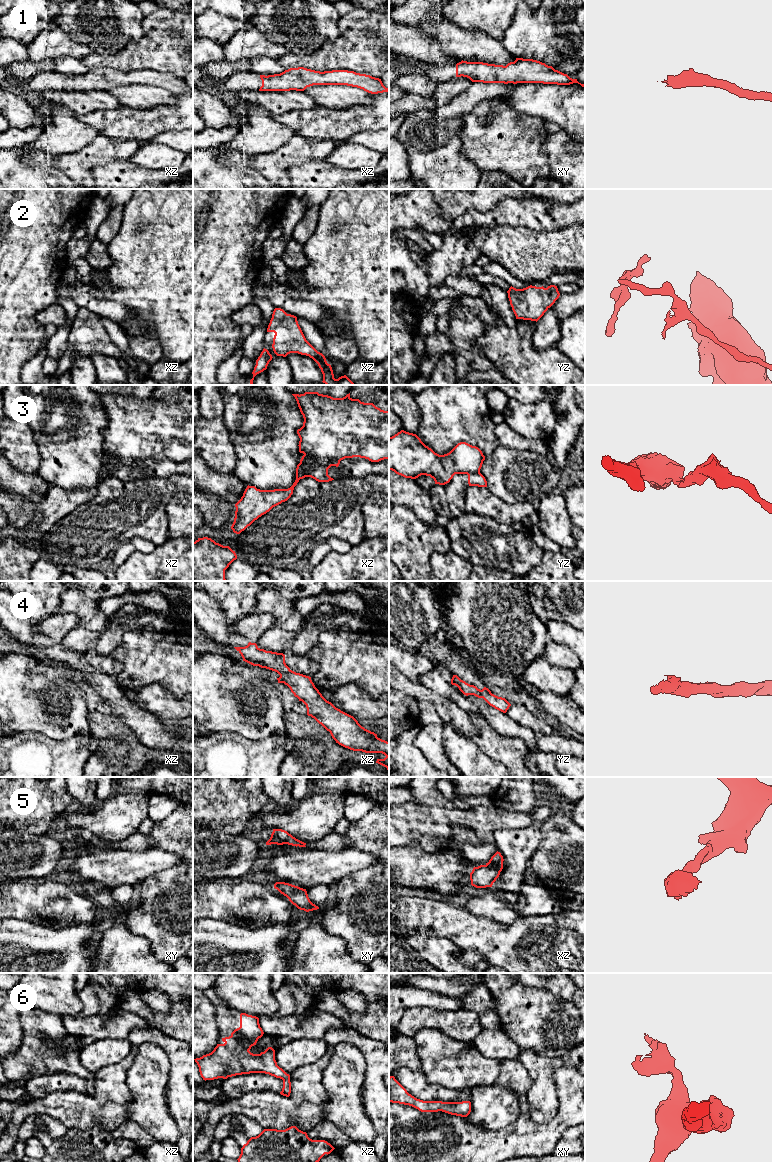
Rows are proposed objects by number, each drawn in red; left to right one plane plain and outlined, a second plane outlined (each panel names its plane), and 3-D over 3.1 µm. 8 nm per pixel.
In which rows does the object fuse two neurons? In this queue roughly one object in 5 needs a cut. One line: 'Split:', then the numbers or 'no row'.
Split: 3

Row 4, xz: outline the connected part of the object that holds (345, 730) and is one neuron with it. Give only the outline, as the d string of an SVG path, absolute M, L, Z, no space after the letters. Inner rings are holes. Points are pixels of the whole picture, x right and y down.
M249 642L245 647L234 647L242 656L243 661L261 668L266 668L277 672L280 677L278 683L287 685L295 697L302 701L307 708L307 715L314 718L327 731L339 745L353 751L365 753L382 753L386 757L377 759L376 763L384 766L389 771L389 742L377 737L377 734L362 727L351 715L336 708L331 702L327 701L319 690L315 687L311 677L292 671L285 663L285 655L272 651L260 649L256 643Z

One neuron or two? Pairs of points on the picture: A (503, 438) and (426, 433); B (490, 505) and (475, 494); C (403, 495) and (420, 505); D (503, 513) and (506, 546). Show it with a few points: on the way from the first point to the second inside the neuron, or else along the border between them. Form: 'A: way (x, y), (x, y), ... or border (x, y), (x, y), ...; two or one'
A: border (494, 425), (494, 433), (499, 444); two
B: way (486, 504), (479, 498); one
C: way (407, 495), (410, 495), (416, 501); one
D: border (482, 515), (504, 522), (525, 533); two

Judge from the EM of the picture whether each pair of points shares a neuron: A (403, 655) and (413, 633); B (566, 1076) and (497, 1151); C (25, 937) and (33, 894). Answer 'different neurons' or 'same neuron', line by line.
A: different neurons
B: same neuron
C: different neurons

